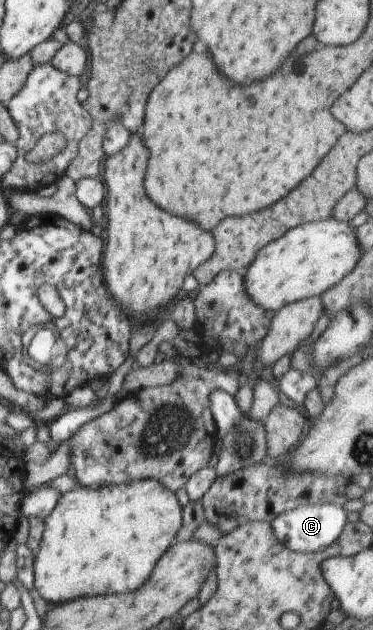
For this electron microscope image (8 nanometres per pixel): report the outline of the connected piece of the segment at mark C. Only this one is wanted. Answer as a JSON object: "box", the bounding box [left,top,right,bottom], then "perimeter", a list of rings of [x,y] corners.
{"box":[271,503,348,552],"perimeter":[[[316,503],[298,506],[296,509],[276,515],[271,521],[275,538],[289,550],[295,552],[315,552],[337,540],[348,523],[347,513],[337,504]]]}

